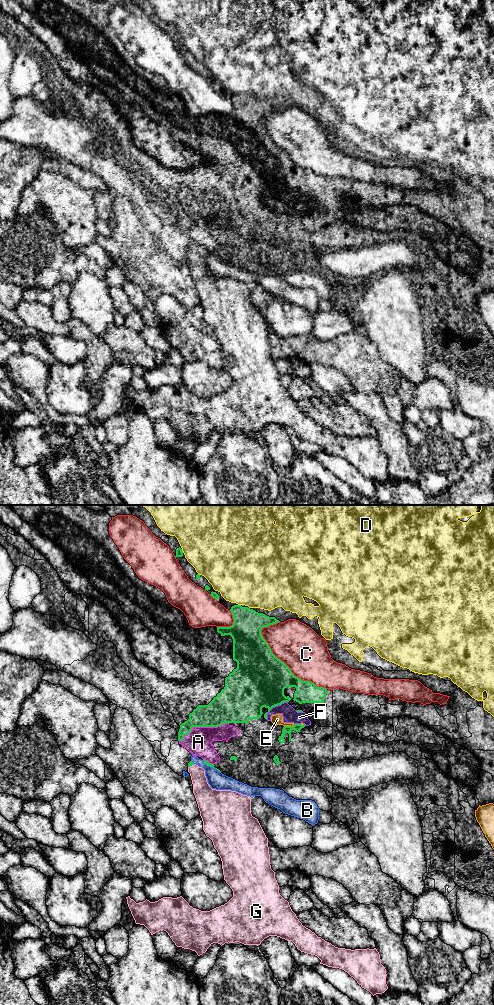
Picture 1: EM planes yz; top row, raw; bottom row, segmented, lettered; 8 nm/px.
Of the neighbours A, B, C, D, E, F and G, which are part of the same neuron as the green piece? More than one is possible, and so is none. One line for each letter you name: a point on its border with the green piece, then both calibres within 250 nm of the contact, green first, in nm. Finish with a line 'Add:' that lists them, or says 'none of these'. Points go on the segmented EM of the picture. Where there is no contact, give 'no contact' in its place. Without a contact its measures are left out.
G: yz (191, 765) | 40/150 nm
Add: G

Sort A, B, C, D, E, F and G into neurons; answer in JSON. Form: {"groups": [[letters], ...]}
{"groups": [["A"], ["B"], ["C"], ["D"], ["E", "F"], ["G"]]}

